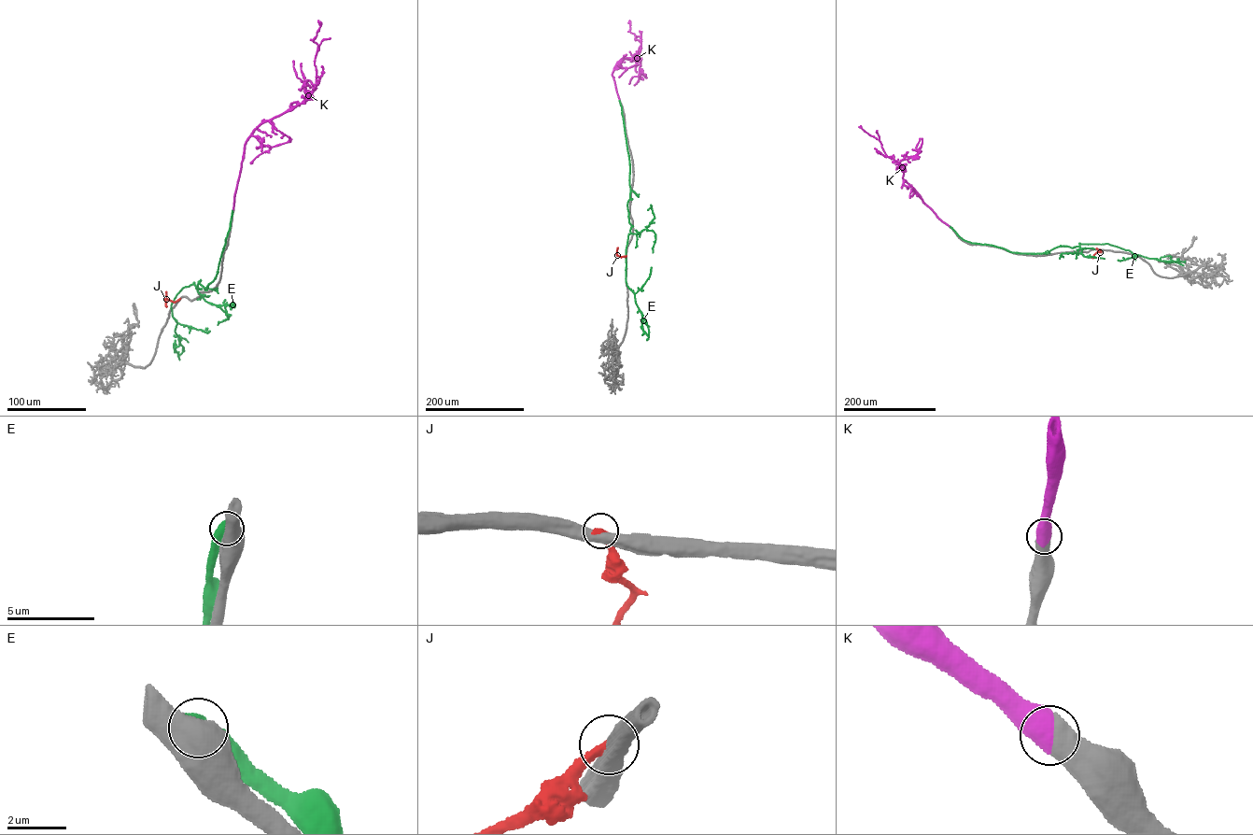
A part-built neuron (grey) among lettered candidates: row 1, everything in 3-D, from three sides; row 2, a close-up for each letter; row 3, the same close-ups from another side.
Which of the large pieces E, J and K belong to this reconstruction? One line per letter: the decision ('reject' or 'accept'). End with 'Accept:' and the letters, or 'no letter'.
E: reject
J: reject
K: accept
Accept: K

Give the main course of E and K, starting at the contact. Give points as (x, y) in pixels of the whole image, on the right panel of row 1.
E: (950, 226), (964, 240), (1013, 252), (1047, 253), (1060, 246), (1107, 243), (1148, 258), (1185, 261)
K: (949, 226), (904, 180), (899, 164), (887, 156), (879, 139), (860, 125)

